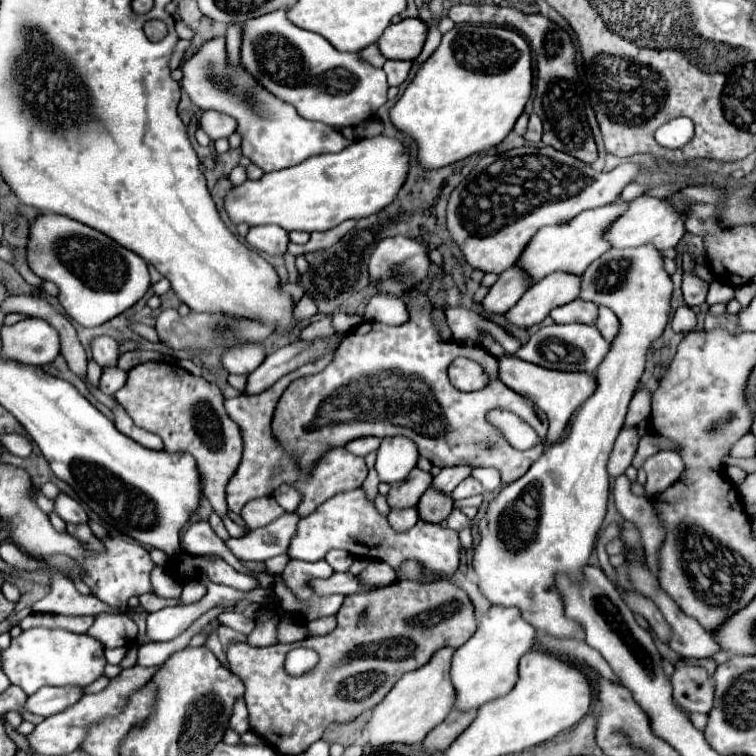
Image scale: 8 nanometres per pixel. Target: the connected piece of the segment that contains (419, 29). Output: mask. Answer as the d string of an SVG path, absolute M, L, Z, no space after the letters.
M404 18L398 24L390 24L378 46L386 58L392 60L414 60L426 42L428 26L420 18Z

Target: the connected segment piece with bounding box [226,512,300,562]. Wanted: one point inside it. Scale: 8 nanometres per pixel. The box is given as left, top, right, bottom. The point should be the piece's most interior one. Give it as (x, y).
(272, 540)

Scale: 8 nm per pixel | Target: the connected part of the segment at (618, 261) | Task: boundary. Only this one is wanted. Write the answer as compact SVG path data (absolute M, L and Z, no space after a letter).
M652 244L638 248L616 250L610 248L598 260L594 260L582 274L582 300L608 306L620 320L620 334L614 338L610 352L596 370L596 390L576 412L570 432L564 440L554 442L544 448L544 454L530 466L530 470L516 482L504 486L504 490L488 506L488 532L482 536L480 544L474 546L474 572L482 594L500 606L518 606L524 618L540 632L556 638L580 638L582 628L570 622L562 614L562 598L554 586L554 576L558 572L568 572L570 578L580 578L582 566L588 564L590 552L596 542L596 534L606 516L606 502L610 494L608 482L608 456L614 448L616 436L624 426L628 404L636 392L646 366L646 352L650 344L664 332L670 320L670 300L672 300L672 278L664 270L664 254Z

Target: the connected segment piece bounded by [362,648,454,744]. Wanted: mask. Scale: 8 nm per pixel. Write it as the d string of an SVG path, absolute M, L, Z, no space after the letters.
M442 648L426 662L426 666L406 672L390 690L390 694L370 712L368 726L364 728L362 740L370 744L420 744L426 734L436 728L454 708L454 684L450 680L454 648Z

